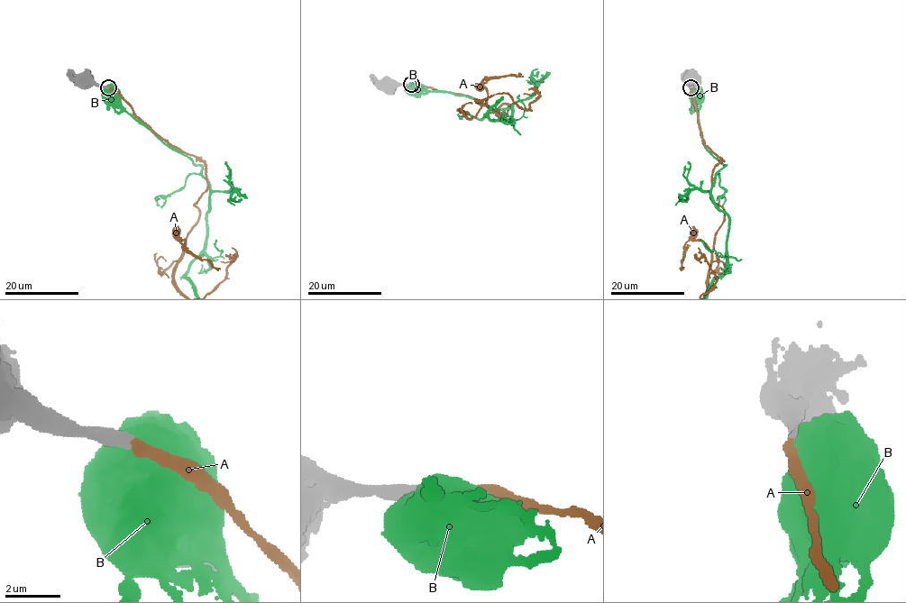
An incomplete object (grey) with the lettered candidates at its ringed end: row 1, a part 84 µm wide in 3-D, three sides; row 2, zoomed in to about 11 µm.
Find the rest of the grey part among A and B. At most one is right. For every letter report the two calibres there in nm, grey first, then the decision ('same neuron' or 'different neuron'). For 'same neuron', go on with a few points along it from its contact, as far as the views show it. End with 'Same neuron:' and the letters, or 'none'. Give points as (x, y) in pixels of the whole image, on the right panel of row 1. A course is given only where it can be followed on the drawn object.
A: 460 nm thick on the grey side, 340 nm on the other; same neuron
B: 500 nm thick on the grey side, 1200 nm on the other; different neuron
Same neuron: A

